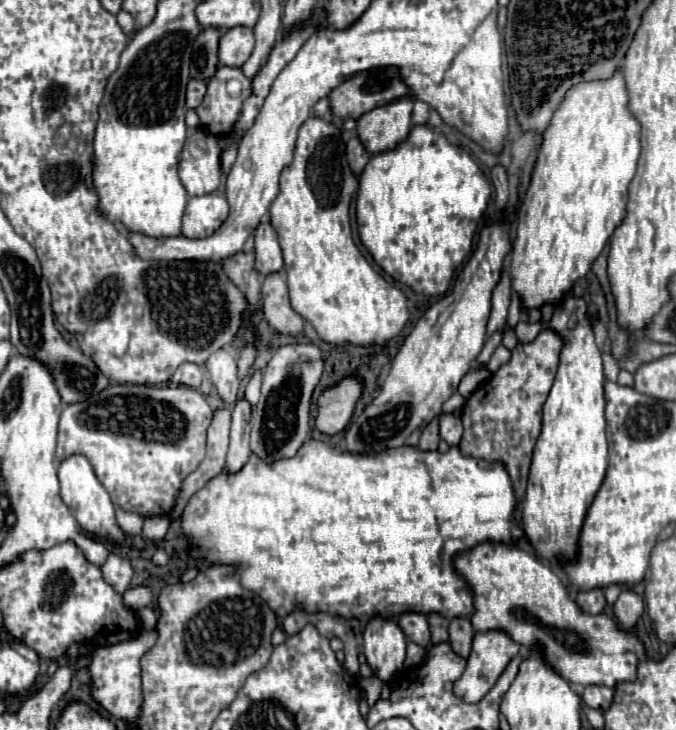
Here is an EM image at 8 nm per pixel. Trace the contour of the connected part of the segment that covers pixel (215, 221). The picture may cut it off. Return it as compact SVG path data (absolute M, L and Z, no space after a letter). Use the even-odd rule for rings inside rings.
M222 194L190 198L182 218L182 234L186 238L206 238L222 226L228 212L230 206Z

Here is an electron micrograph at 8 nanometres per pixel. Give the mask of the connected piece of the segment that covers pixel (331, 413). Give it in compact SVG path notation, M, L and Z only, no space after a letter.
M346 378L338 386L328 388L318 398L316 428L324 434L342 432L352 418L354 406L362 396L362 382L358 378Z

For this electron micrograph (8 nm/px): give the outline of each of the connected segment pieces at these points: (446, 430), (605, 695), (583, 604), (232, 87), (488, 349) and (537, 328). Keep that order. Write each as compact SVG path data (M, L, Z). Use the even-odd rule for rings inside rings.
M440 414L440 436L450 444L456 446L462 438L462 422L454 414Z
M586 686L584 694L582 694L582 700L590 708L596 708L596 710L604 712L606 706L610 706L612 696L614 696L614 690L608 688L608 686Z
M588 590L588 592L578 592L576 594L576 604L584 614L600 614L606 608L606 600L602 604L602 590Z
M220 66L208 80L204 102L196 108L200 124L212 136L228 136L242 112L244 100L252 94L252 82L242 74L242 68Z
M504 331L502 332L495 332L490 336L479 354L478 358L476 359L476 363L478 366L480 365L487 365L489 362L494 350L500 345L501 340L502 340L502 334L504 334Z
M522 320L517 323L514 330L519 342L526 344L532 342L536 338L541 331L541 324L538 322L531 323L527 320Z

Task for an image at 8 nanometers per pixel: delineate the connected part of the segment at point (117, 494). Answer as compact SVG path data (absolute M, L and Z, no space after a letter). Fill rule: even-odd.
M114 384L108 386L106 390L102 390L100 394L96 394L94 398L88 398L86 402L78 402L74 406L66 406L60 414L60 426L58 426L58 448L56 448L56 456L62 460L70 454L84 454L88 458L88 462L92 464L98 480L102 482L102 486L106 488L106 492L110 494L114 506L120 506L124 510L132 510L140 516L152 516L152 514L168 514L174 510L176 504L176 496L182 488L182 482L200 466L200 462L206 456L206 432L212 424L214 418L214 410L210 408L210 404L206 402L206 398L198 392L198 390L190 390L188 386L176 386L176 388L154 388L154 386L138 386L138 384Z

